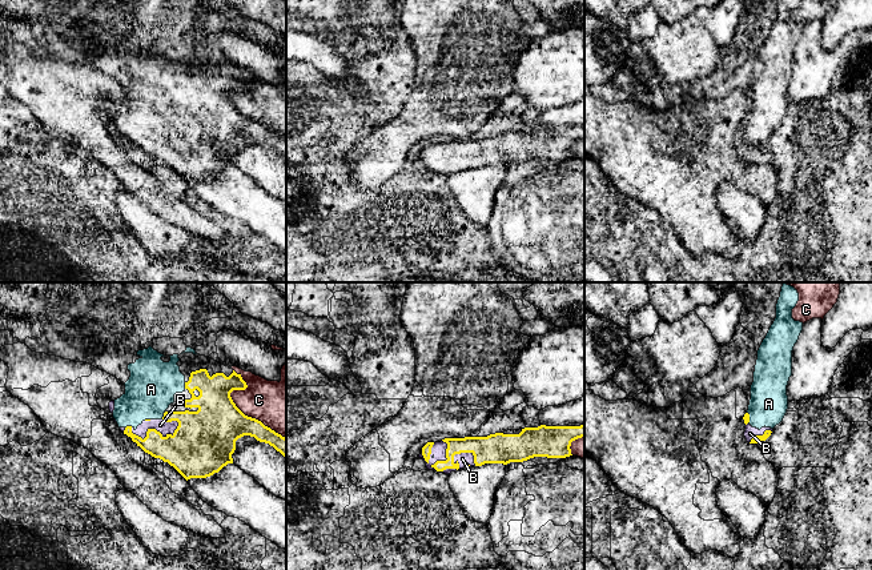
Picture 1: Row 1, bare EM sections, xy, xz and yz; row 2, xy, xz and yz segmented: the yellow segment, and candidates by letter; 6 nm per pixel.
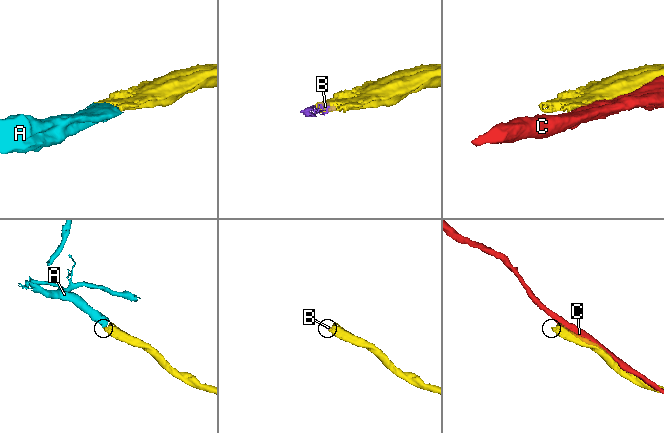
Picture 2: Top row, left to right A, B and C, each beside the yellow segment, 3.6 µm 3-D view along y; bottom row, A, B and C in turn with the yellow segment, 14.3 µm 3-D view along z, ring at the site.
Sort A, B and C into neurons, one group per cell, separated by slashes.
A B / C

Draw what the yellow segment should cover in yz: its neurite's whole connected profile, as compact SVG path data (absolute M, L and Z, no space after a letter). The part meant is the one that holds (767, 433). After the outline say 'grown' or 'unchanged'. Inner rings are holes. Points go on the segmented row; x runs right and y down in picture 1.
M783 284L776 304L776 318L758 350L751 400L743 417L744 437L750 443L765 441L787 413L792 350L803 330L803 322L792 318L797 301L797 290Z; grown

